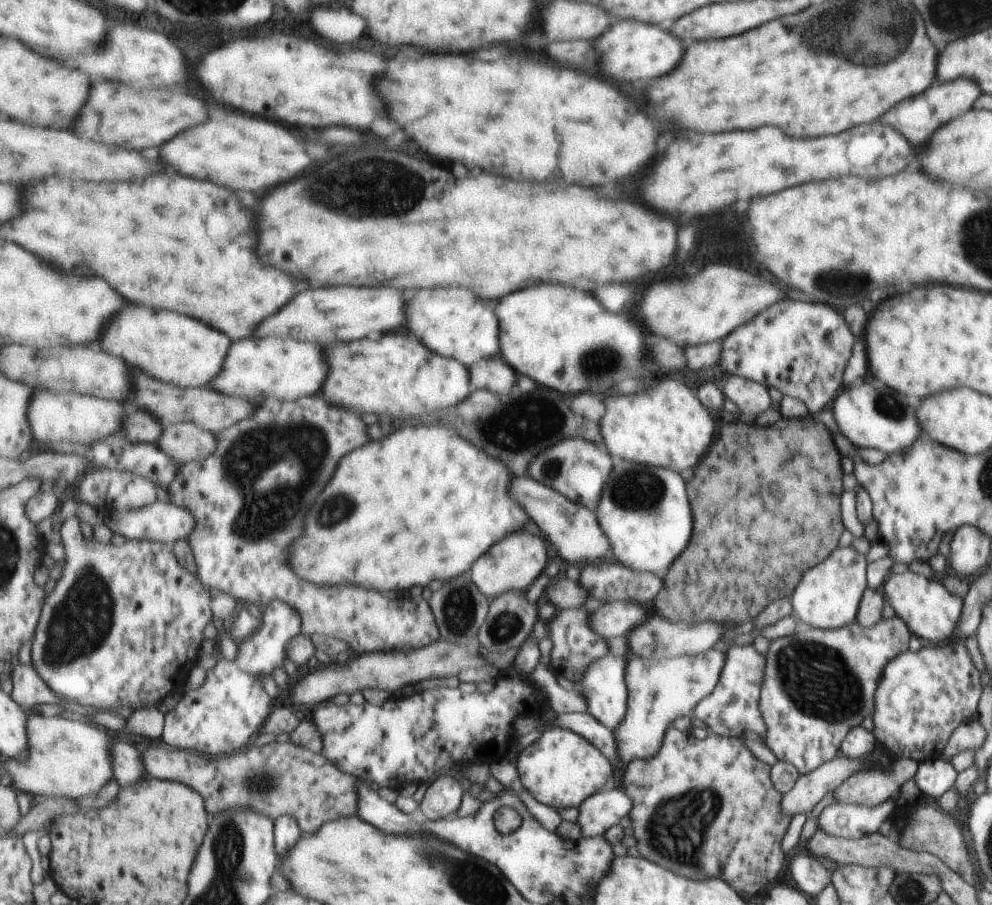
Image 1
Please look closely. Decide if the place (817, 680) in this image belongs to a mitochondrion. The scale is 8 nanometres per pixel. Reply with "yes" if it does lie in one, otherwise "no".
yes

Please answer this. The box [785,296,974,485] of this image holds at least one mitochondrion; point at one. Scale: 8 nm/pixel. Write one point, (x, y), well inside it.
(887, 404)

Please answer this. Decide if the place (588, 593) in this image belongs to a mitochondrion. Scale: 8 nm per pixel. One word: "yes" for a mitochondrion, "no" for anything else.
no

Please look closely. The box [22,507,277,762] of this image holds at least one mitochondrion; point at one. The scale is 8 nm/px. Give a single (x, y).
(77, 624)

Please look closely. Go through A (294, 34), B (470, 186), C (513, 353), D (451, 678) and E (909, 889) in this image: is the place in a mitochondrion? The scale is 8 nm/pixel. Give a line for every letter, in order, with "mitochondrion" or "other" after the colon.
A: other
B: other
C: other
D: other
E: mitochondrion

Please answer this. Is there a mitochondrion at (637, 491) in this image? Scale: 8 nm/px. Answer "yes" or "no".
yes

